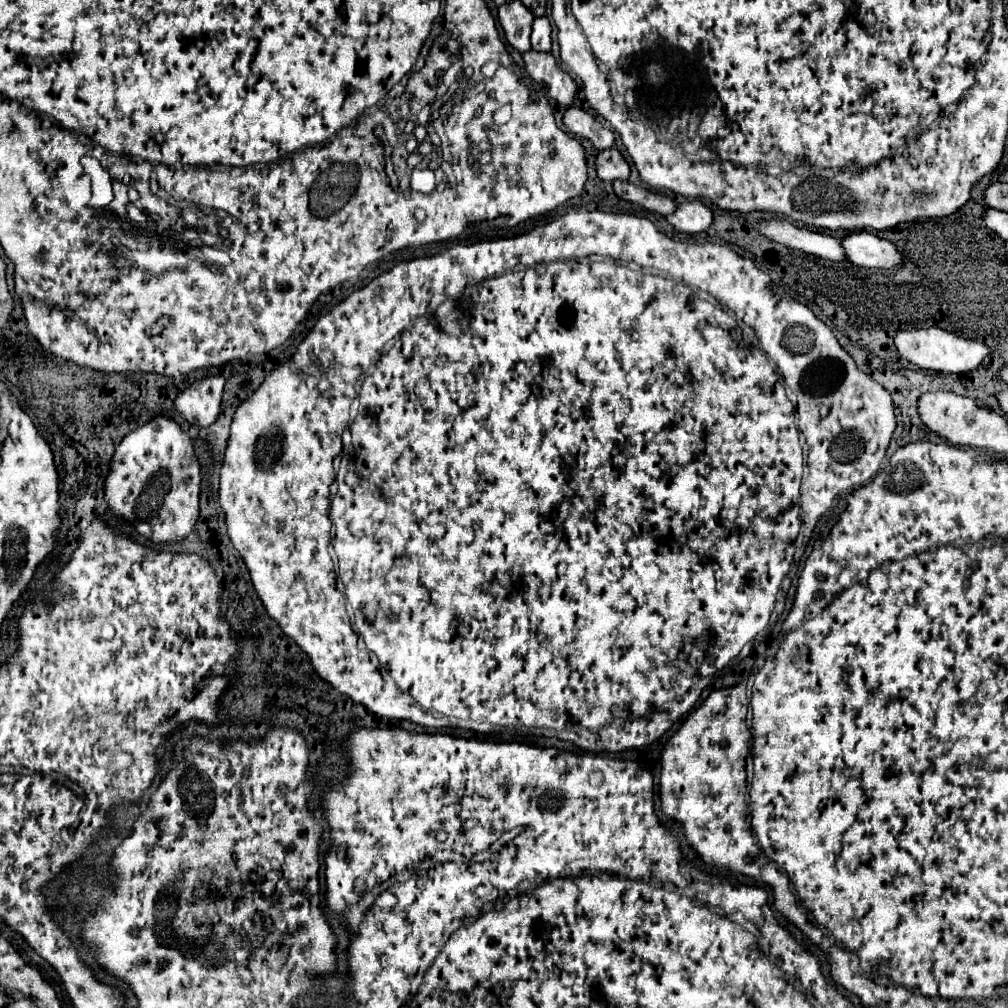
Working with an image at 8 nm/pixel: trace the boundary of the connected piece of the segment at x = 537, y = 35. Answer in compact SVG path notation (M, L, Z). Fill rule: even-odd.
M540 16L534 20L532 26L532 48L540 52L550 52L550 22L546 16Z

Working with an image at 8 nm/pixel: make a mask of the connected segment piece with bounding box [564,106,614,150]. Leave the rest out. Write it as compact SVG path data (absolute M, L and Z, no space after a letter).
M576 106L568 108L564 114L564 124L572 134L580 138L588 138L598 150L610 148L614 144L614 132L604 128L592 114L588 114L582 108Z

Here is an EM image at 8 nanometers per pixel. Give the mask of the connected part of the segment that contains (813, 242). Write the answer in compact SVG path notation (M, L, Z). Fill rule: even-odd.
M762 220L758 222L758 232L768 240L784 244L792 250L800 250L806 254L816 254L828 260L844 260L844 250L840 240L822 232L812 232L808 228L794 226L788 220Z

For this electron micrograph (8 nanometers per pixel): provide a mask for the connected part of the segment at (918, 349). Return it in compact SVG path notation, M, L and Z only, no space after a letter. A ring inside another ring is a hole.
M916 328L916 330L898 330L894 336L894 344L902 358L910 364L920 366L922 370L936 370L936 372L970 372L986 358L990 352L986 344L976 340L966 340L956 336L954 332L946 332L942 328Z

